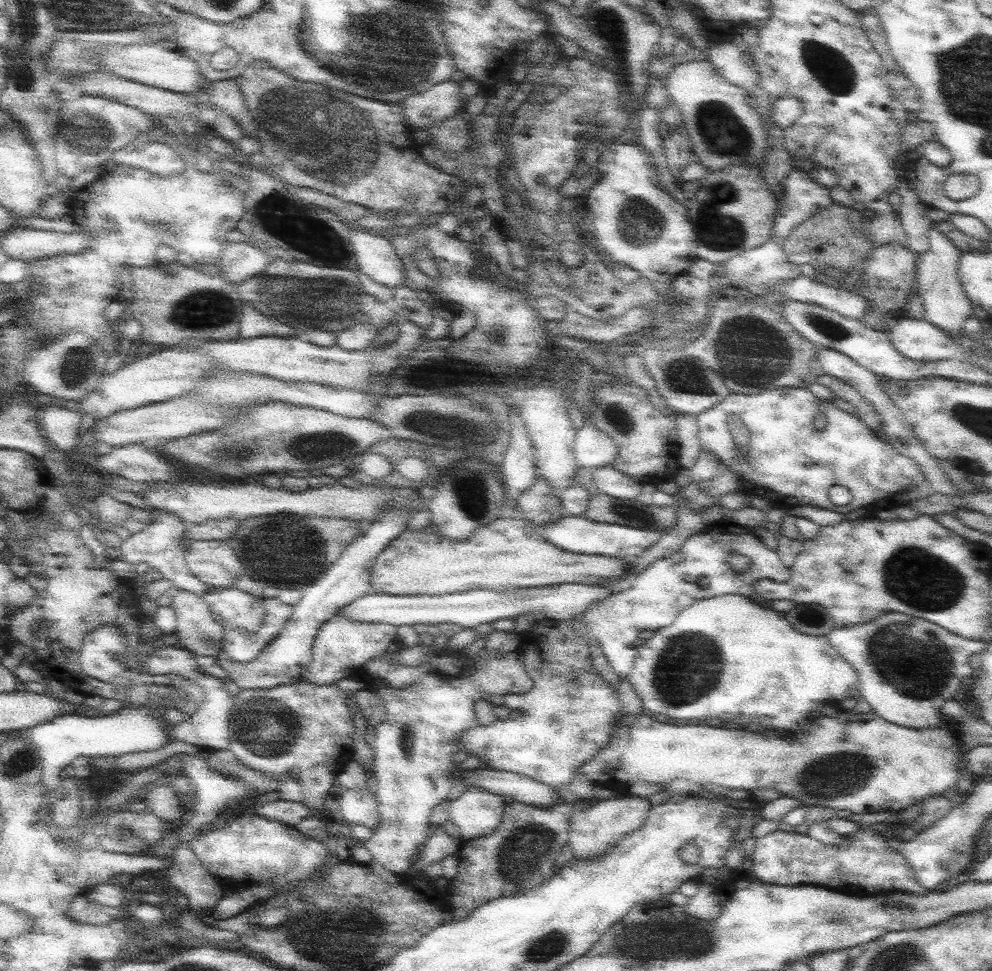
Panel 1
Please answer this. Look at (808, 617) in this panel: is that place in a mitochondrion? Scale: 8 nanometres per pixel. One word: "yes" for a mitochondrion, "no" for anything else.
yes

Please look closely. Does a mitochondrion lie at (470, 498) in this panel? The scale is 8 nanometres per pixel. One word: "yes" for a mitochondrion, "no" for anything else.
yes

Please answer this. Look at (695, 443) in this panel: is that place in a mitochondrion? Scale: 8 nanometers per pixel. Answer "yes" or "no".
no

